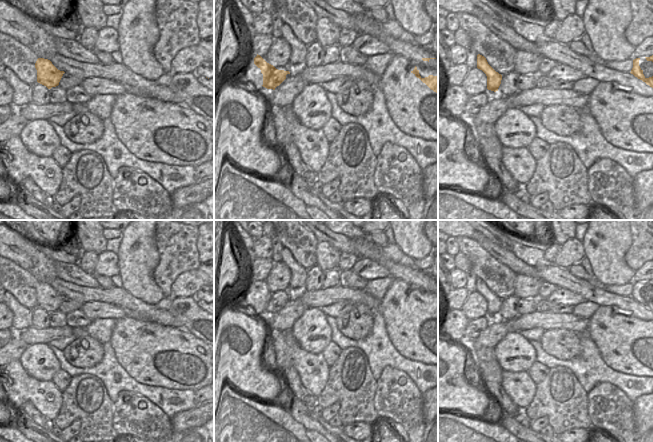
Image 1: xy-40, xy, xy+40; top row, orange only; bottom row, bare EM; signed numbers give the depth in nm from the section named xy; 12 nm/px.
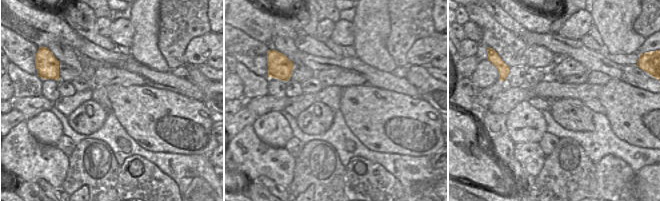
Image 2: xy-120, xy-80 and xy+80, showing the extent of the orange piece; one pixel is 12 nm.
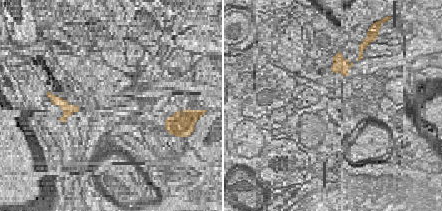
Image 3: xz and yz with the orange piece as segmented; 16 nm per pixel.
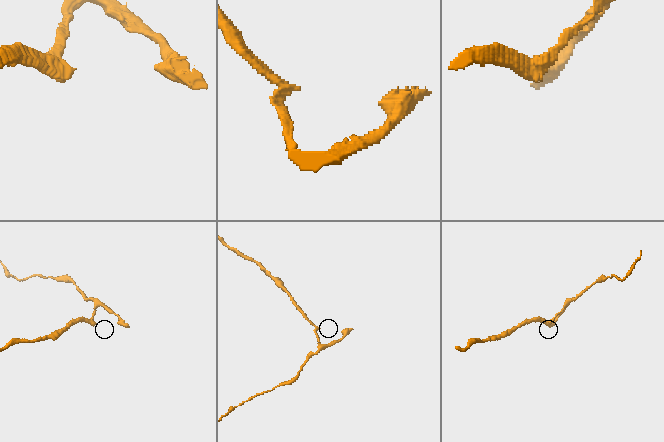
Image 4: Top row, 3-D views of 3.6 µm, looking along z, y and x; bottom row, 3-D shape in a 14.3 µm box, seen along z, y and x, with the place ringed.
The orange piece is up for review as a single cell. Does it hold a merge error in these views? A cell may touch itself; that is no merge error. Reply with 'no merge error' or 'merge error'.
merge error

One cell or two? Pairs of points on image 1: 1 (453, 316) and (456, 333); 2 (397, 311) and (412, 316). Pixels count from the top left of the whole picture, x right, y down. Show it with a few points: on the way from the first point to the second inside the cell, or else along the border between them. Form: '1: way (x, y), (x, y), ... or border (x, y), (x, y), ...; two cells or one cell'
1: way (454, 320), (455, 329); one cell
2: way (401, 311), (408, 312); one cell

